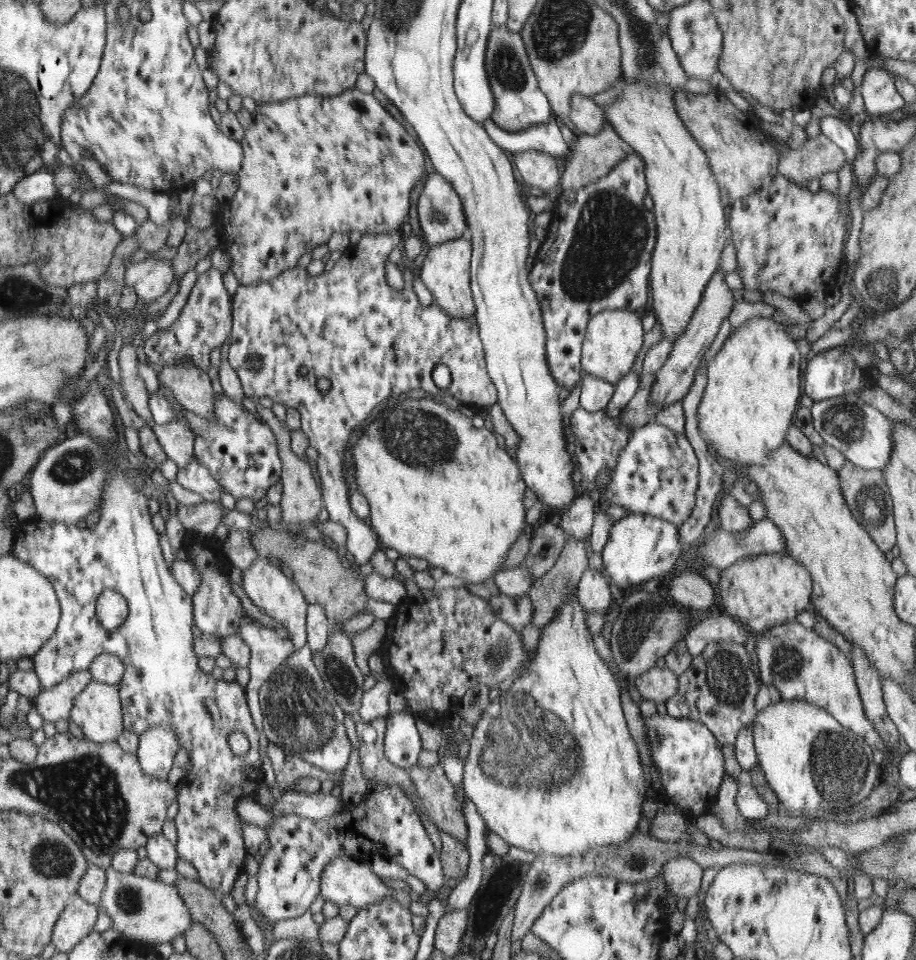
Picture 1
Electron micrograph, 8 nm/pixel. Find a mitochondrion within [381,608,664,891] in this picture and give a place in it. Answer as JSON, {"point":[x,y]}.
{"point":[552,758]}

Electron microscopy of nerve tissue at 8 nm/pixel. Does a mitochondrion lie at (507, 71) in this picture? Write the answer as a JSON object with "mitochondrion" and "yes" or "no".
{"mitochondrion":"yes"}

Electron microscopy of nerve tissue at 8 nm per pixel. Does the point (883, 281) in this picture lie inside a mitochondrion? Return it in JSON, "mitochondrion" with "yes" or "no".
{"mitochondrion":"yes"}

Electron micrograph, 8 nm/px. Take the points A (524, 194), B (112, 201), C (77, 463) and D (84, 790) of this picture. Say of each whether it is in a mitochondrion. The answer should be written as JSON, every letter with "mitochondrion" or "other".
{"A":"other","B":"other","C":"mitochondrion","D":"mitochondrion"}

